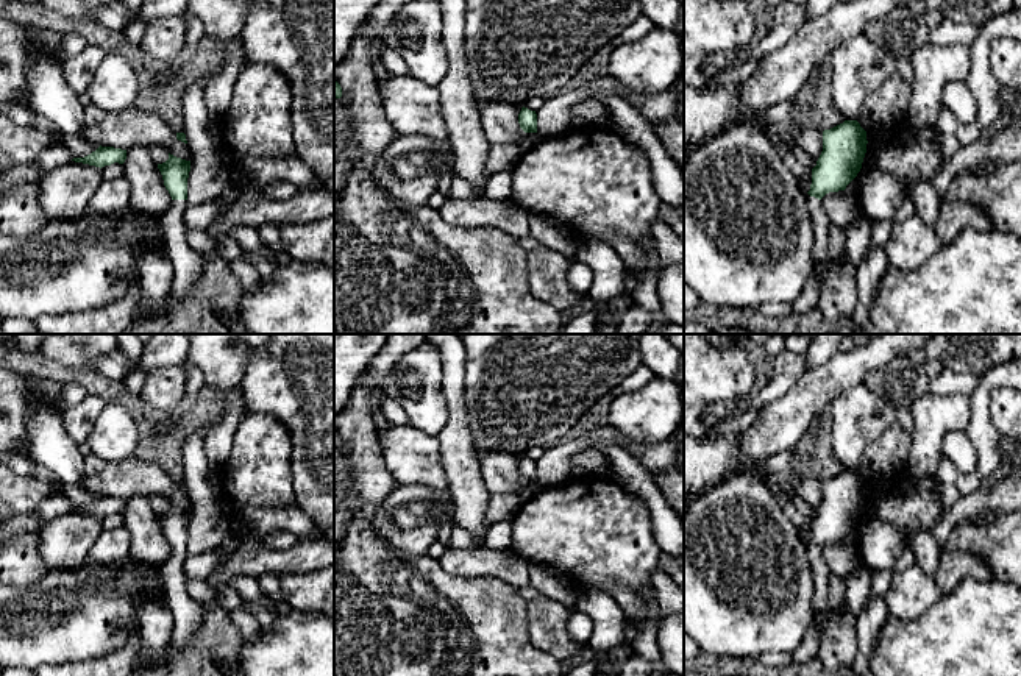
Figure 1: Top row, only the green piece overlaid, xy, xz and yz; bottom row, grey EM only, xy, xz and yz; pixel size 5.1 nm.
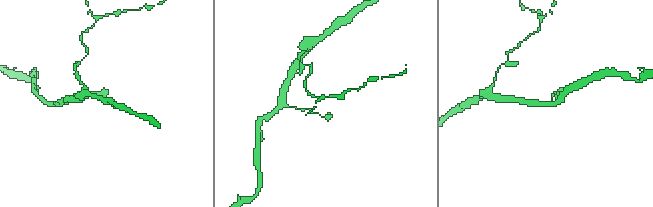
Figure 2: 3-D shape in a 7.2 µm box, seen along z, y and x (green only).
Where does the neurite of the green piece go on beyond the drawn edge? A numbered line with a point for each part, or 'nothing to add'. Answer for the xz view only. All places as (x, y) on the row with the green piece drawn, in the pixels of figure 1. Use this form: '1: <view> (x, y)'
nothing to add

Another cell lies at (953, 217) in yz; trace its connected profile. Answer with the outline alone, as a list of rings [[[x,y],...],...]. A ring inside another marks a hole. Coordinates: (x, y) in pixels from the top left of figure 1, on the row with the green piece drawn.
[[[969,201],[941,203],[934,229],[943,245],[955,240],[955,237],[966,228],[977,231],[993,229],[993,223],[987,212]]]

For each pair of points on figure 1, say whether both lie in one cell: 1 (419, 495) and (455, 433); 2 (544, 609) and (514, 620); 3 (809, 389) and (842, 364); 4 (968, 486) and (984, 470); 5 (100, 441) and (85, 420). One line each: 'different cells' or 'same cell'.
1: different cells
2: different cells
3: same cell
4: same cell
5: different cells

